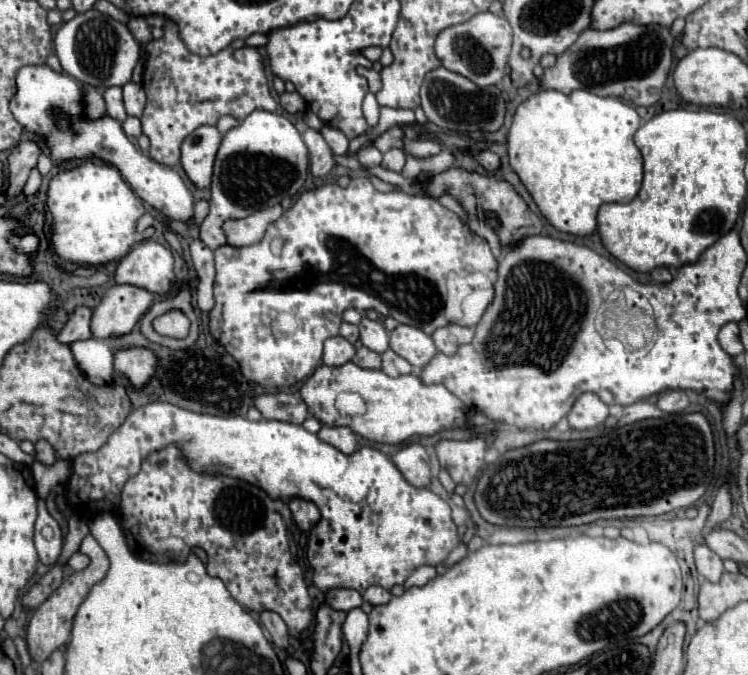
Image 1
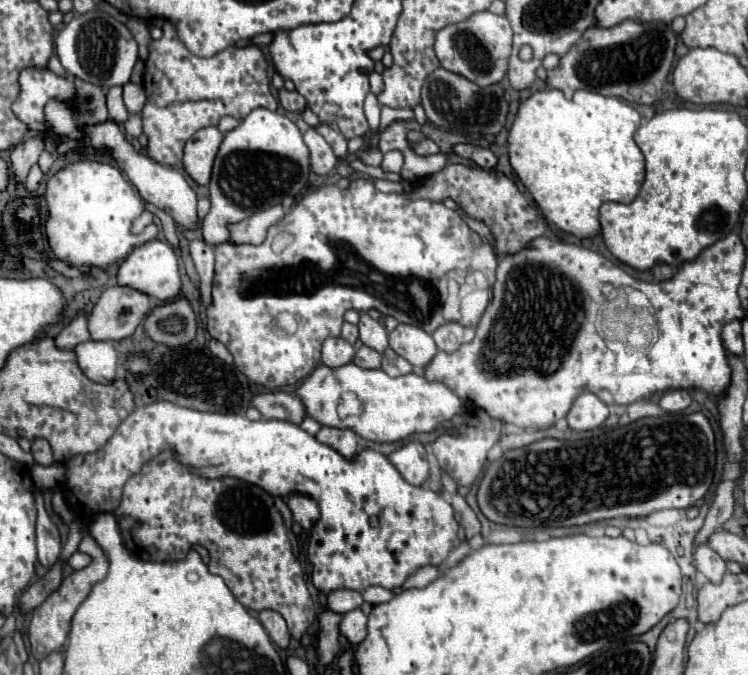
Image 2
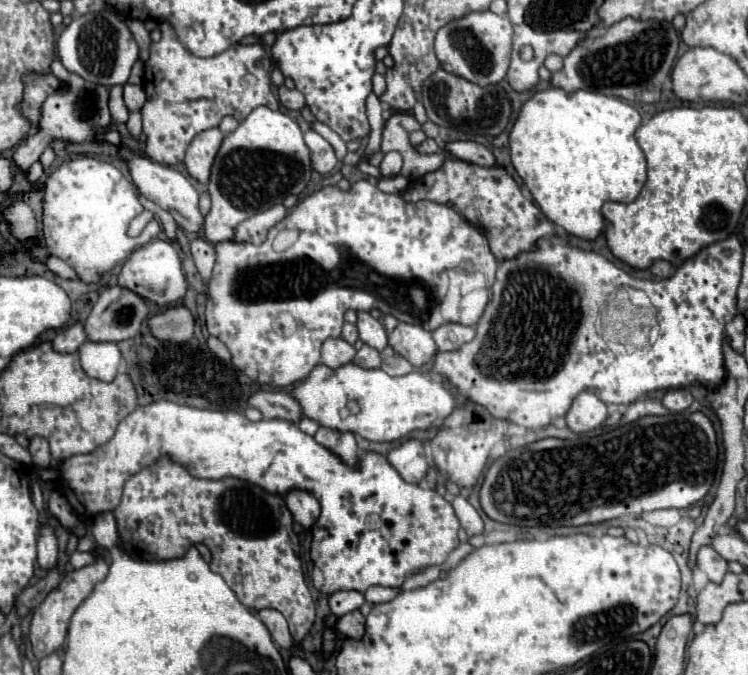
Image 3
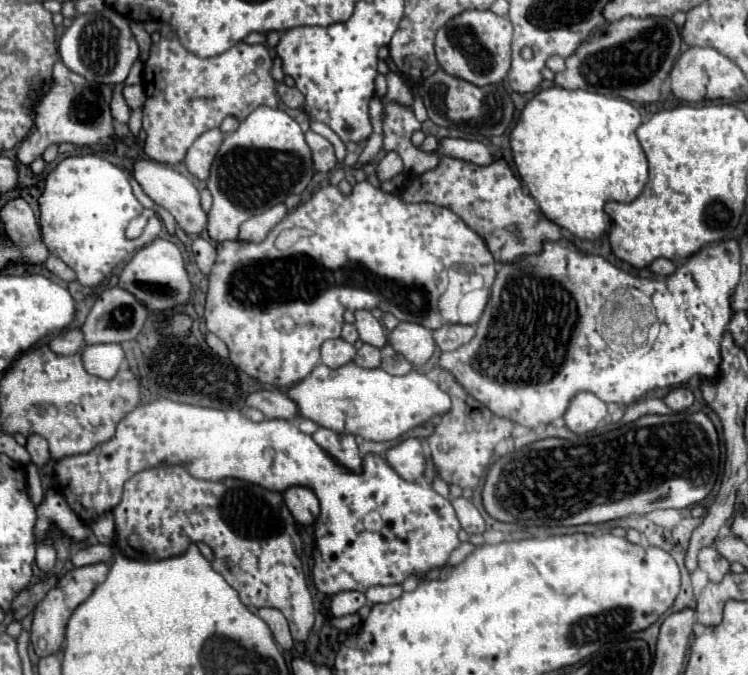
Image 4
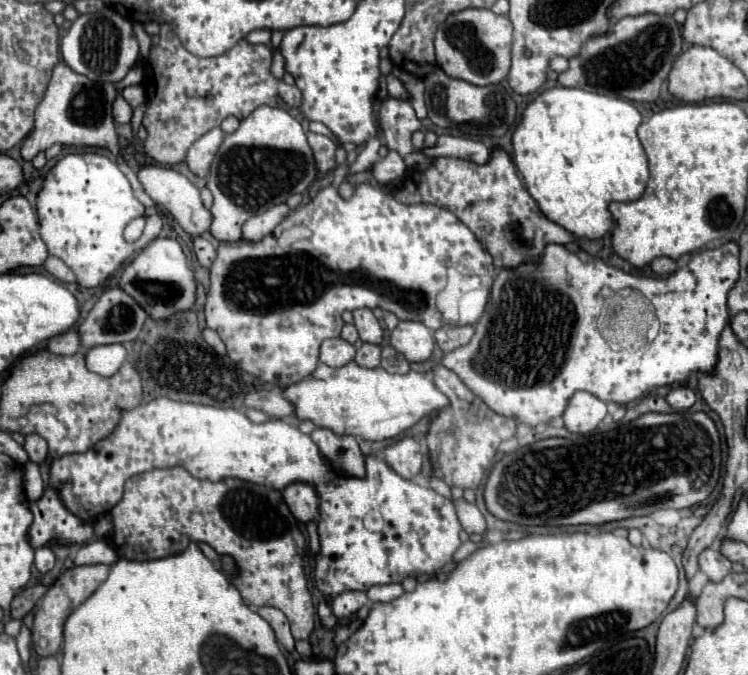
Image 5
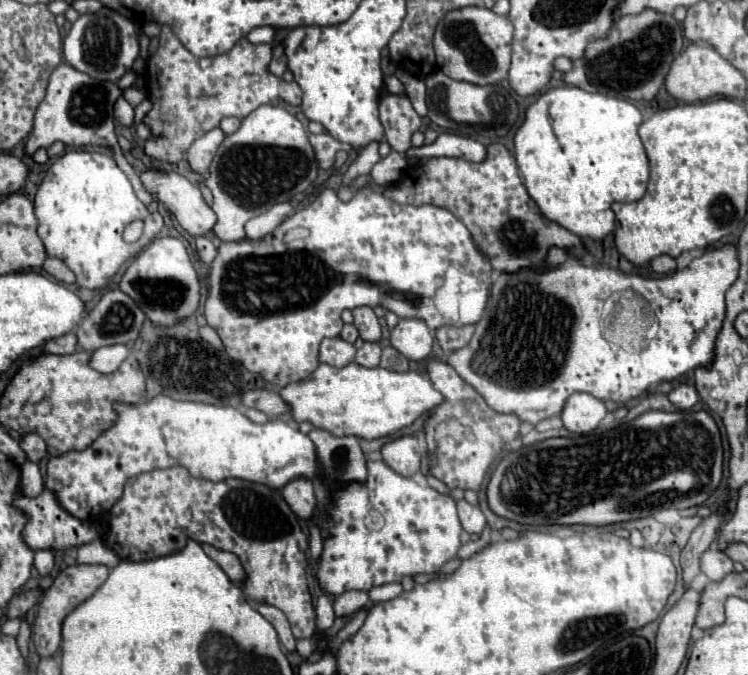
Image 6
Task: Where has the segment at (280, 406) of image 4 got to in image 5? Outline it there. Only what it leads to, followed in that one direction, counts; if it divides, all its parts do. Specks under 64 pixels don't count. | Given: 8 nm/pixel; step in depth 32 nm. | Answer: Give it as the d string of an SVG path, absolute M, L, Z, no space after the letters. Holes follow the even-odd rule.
M254 390L248 392L244 398L244 404L248 408L256 408L266 412L270 418L284 418L294 414L294 406L282 396L280 390Z

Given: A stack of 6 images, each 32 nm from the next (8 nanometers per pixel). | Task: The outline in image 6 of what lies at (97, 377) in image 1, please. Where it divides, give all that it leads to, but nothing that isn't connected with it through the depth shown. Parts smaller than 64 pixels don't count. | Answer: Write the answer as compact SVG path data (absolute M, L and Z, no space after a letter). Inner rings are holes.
M114 344L114 346L106 346L106 348L100 348L96 352L92 352L92 368L96 368L98 372L104 372L104 374L110 374L114 372L128 356L128 348L124 344Z

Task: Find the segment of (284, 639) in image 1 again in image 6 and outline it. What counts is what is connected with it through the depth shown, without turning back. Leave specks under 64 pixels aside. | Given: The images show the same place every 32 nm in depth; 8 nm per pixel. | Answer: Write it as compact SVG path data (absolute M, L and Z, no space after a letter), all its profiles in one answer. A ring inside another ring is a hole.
M258 604L256 610L276 628L282 646L284 646L288 652L294 652L294 650L296 650L296 640L294 640L294 636L292 636L292 632L290 632L290 624L288 624L284 612L278 610L278 608L274 608L274 606L270 606L270 604Z

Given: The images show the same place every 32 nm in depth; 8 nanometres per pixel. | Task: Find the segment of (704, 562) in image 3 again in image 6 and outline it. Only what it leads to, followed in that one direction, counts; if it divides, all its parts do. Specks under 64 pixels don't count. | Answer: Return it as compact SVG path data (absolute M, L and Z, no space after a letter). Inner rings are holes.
M710 548L710 550L706 550L706 552L702 554L700 566L702 566L702 572L704 572L710 580L714 580L714 582L722 580L726 574L732 572L732 560L730 560L724 552L720 552L720 550L716 550L716 548Z

